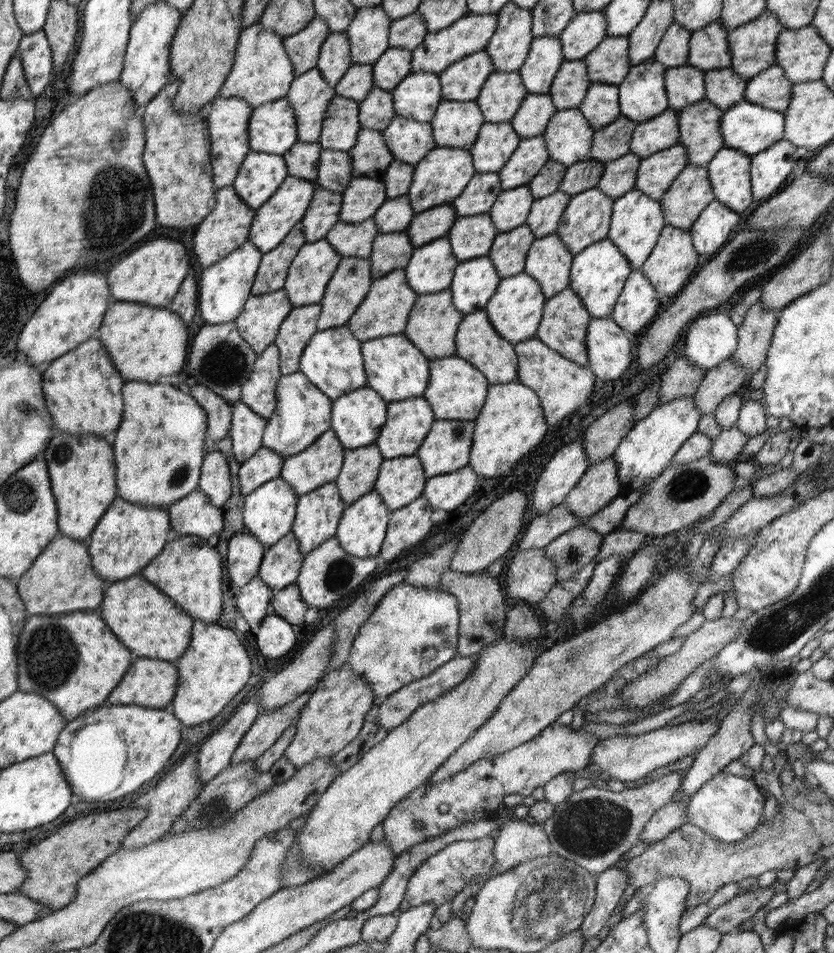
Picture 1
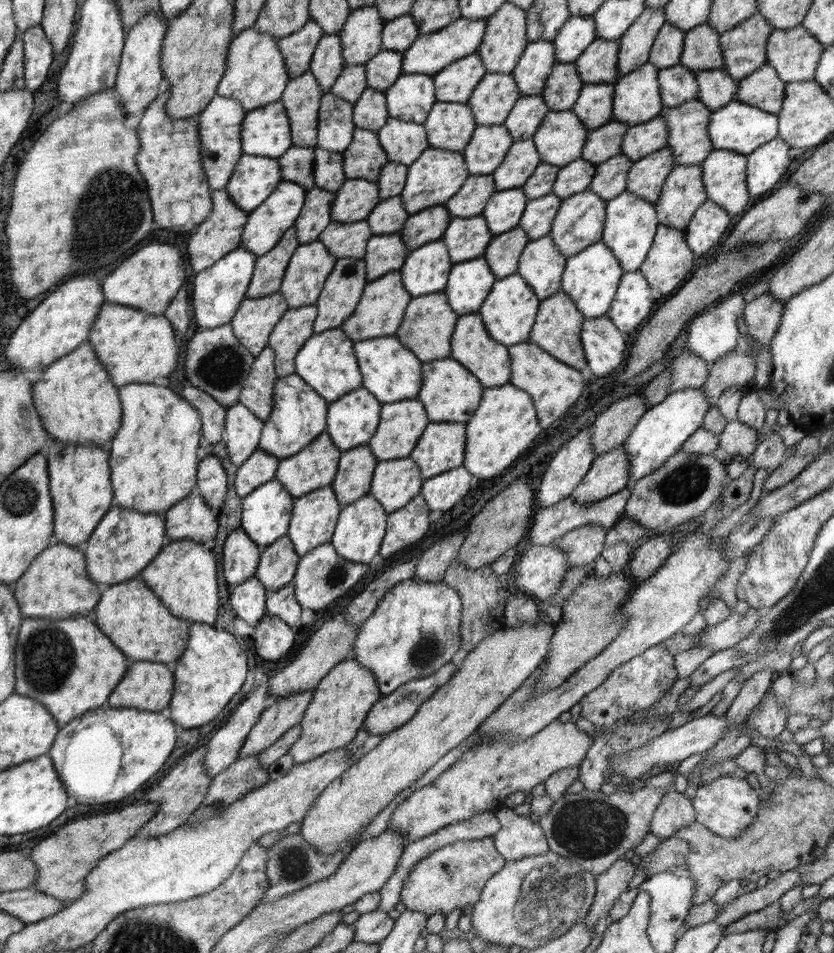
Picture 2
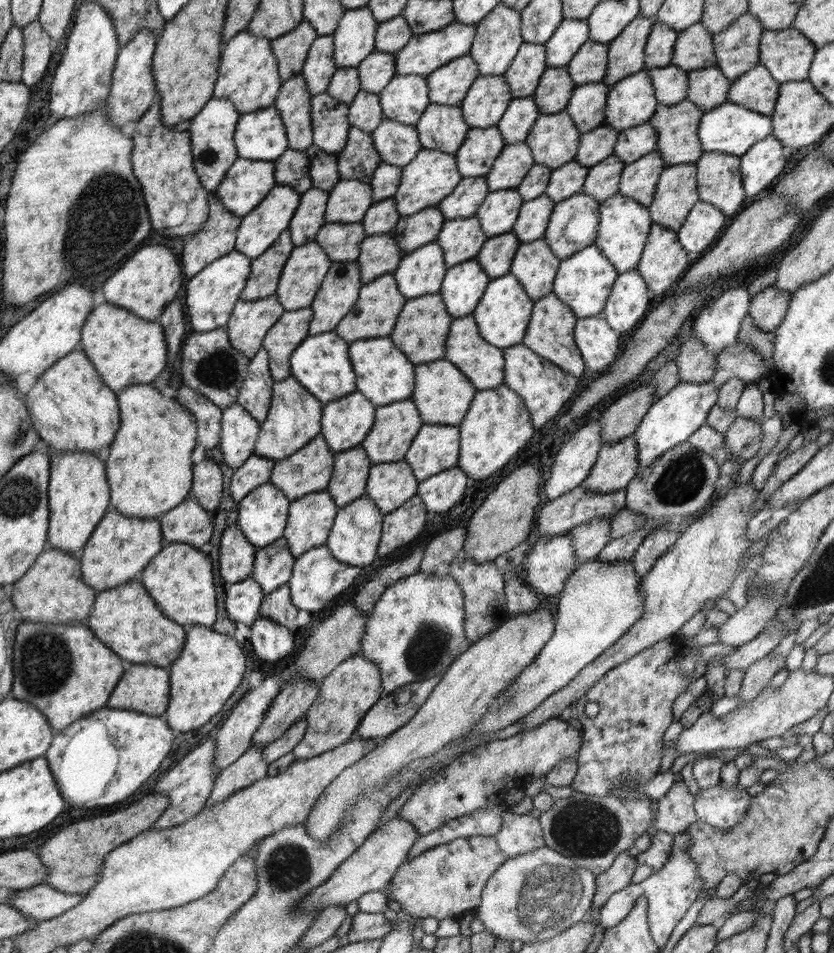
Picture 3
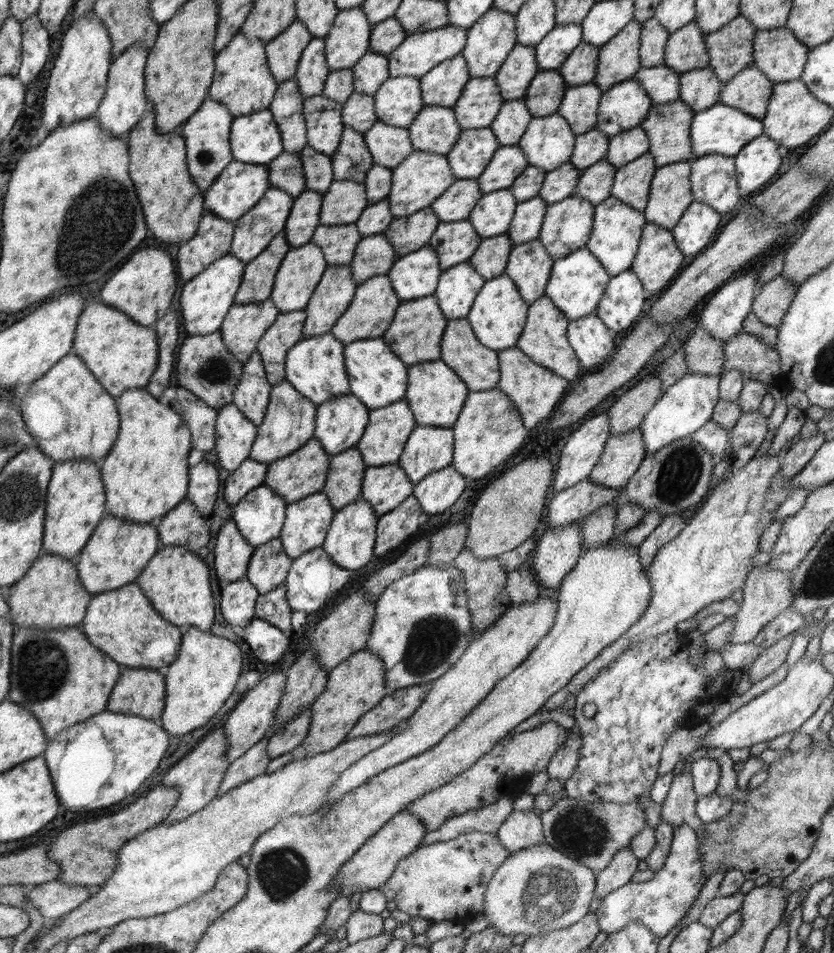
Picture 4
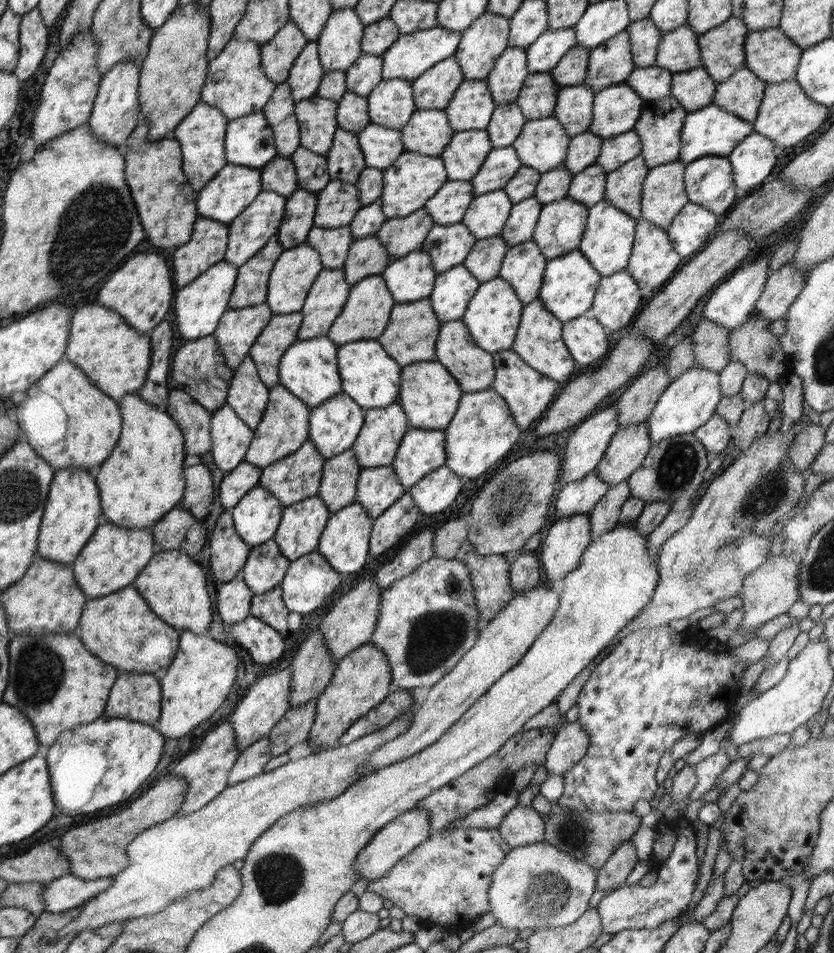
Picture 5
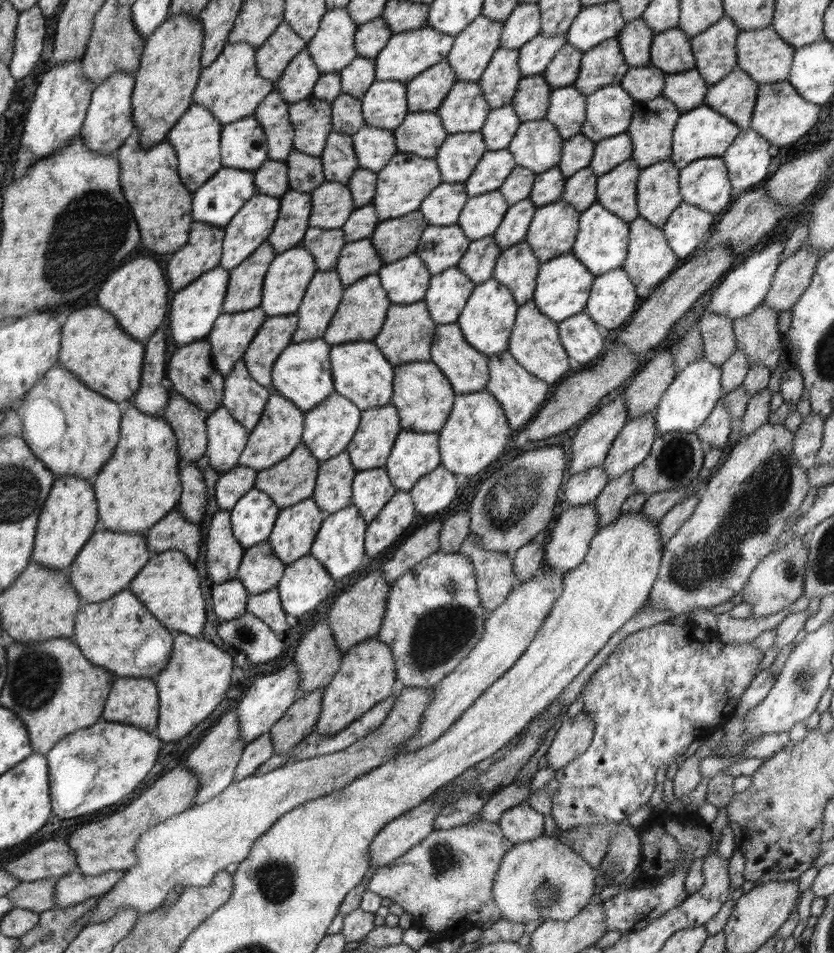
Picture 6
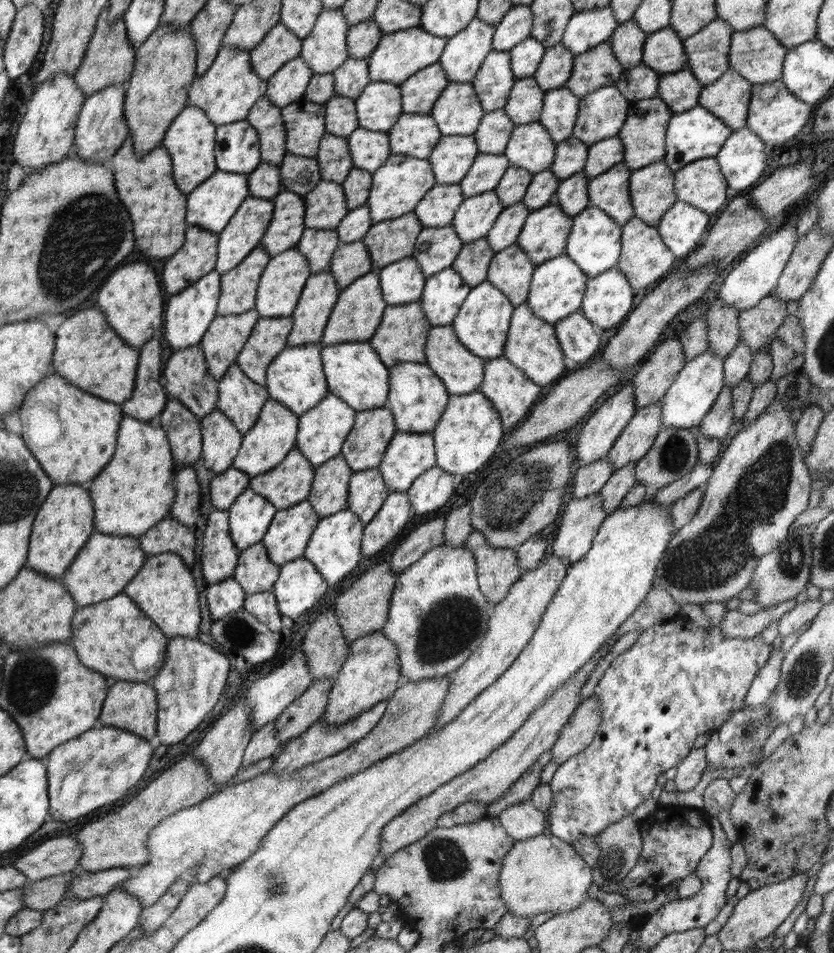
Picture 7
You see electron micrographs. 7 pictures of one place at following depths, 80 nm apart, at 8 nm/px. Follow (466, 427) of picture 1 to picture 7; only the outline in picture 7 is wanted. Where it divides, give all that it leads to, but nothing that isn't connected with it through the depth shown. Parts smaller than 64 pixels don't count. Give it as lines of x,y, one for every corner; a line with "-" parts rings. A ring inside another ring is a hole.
397,430
388,450
377,466
390,491
407,491
426,470
436,466
436,447
432,433

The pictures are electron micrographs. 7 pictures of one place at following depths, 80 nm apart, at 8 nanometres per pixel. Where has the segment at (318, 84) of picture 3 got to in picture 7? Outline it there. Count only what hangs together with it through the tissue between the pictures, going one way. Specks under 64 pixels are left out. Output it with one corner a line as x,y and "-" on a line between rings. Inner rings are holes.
301,56
293,58
267,80
265,96
272,105
282,109
303,97
313,74

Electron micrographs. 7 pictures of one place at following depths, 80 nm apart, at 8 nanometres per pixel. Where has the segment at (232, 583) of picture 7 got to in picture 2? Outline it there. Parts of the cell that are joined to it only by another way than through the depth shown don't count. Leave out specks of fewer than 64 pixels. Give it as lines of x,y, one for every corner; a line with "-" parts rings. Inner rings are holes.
255,576
241,585
233,586
229,592
229,603
235,616
255,627
266,614
265,602
268,594
265,589

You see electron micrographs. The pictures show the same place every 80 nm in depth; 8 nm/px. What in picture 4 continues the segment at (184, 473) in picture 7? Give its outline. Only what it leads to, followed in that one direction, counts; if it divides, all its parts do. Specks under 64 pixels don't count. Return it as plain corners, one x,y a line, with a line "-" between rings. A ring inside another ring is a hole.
203,460
194,466
189,466
188,478
186,500
192,502
202,516
209,517
220,492
218,471
212,463

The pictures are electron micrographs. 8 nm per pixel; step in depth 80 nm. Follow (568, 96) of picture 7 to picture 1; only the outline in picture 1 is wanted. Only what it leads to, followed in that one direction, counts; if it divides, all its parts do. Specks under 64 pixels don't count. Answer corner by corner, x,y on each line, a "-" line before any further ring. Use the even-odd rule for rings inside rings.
592,83
578,108
597,131
609,125
620,113
619,85

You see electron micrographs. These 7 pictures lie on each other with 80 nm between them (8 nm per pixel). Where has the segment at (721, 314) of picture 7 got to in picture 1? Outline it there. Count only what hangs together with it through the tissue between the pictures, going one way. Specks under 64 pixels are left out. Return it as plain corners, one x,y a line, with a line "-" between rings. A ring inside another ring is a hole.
681,356
660,378
658,405
672,402
675,398
694,396
702,379
704,379
702,370

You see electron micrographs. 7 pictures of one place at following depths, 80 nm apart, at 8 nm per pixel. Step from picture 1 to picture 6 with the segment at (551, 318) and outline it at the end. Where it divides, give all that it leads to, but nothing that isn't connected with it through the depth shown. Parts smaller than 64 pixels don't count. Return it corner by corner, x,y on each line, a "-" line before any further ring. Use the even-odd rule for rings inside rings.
533,300
525,302
518,308
507,352
516,359
520,366
524,366
528,373
548,383
548,385
559,383
562,376
566,376
570,372
569,357
562,347
558,324
538,311

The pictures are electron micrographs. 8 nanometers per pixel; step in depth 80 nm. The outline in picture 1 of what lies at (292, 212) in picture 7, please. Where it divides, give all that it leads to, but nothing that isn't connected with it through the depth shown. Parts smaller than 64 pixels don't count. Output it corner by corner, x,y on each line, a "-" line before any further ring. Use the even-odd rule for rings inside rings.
320,186
315,188
314,196
301,220
308,243
324,239
326,233
340,221
338,213
342,206
342,197
340,193
330,192

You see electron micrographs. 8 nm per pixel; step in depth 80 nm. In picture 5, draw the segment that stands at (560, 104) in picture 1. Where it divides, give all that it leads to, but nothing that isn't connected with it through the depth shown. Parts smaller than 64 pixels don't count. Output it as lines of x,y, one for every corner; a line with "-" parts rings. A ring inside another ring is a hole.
550,72
528,73
515,102
527,120
552,117
560,88

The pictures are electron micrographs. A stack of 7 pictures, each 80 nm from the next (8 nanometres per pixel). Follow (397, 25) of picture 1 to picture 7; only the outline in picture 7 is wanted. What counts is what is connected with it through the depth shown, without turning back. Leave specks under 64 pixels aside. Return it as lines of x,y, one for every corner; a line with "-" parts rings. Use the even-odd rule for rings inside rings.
373,18
351,25
346,33
346,46
352,58
368,59
384,34

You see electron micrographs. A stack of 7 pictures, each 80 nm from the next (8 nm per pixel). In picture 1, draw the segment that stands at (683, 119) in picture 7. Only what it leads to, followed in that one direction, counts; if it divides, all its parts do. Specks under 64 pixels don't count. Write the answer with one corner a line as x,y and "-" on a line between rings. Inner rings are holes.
744,100
724,111
719,120
719,129
724,147
734,148
752,156
783,138
785,118
780,111
757,106

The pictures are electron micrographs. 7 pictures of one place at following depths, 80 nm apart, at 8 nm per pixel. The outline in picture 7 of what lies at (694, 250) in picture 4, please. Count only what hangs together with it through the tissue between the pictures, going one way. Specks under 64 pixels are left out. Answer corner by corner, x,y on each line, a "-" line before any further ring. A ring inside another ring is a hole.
676,201
662,215
657,229
664,244
676,258
692,252
700,243
713,216
690,206
687,202

